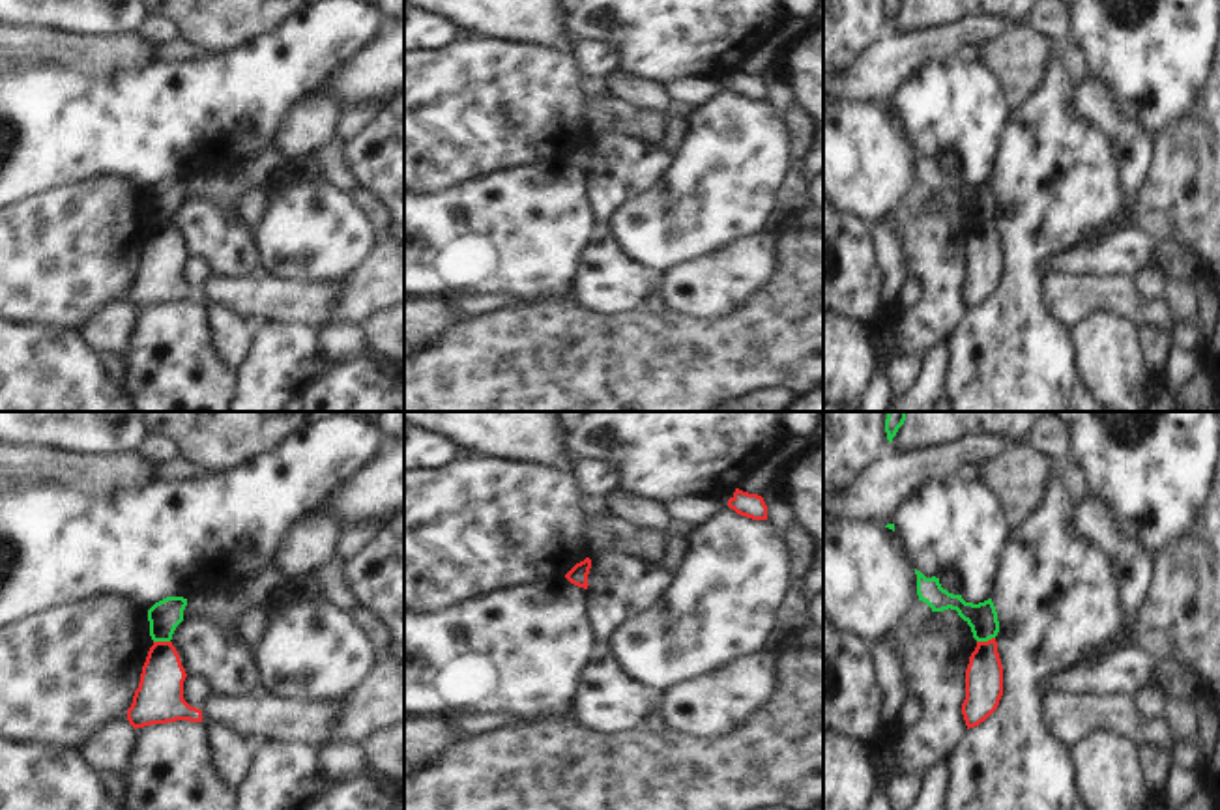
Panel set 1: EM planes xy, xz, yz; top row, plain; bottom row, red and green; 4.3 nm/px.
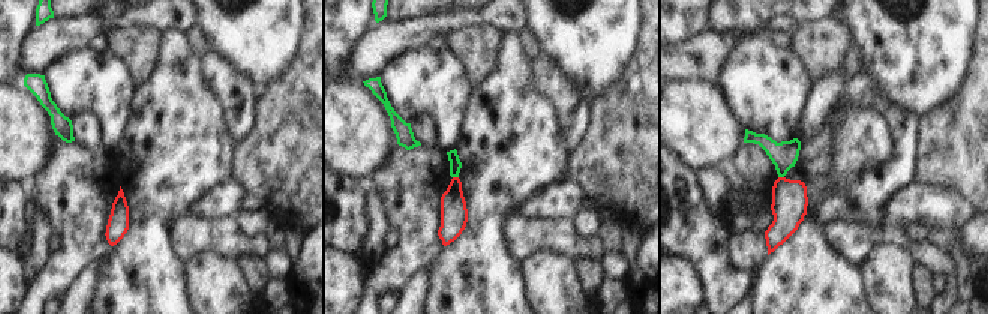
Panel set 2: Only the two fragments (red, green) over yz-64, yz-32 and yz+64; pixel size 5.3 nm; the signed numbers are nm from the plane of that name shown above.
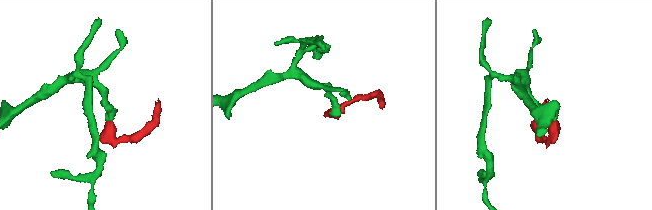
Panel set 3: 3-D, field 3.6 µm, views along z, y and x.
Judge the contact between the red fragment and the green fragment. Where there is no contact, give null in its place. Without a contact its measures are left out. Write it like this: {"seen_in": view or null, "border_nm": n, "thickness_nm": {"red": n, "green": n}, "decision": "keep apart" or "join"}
{"seen_in": "yz", "border_nm": 80, "thickness_nm": {"red": 160, "green": 130}, "decision": "keep apart"}

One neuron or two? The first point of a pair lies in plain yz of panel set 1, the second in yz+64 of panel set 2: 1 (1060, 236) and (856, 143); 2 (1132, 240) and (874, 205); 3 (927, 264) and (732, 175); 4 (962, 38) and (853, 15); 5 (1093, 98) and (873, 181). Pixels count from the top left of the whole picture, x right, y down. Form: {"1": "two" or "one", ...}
{"1": "one", "2": "two", "3": "two", "4": "two", "5": "one"}

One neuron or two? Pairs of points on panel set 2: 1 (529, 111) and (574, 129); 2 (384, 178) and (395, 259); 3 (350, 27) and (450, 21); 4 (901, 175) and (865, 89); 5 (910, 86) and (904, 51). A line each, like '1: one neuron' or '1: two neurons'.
1: two neurons
2: one neuron
3: two neurons
4: one neuron
5: one neuron

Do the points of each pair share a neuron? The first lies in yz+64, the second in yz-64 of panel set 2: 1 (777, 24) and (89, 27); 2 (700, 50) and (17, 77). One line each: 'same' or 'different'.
1: same
2: different

